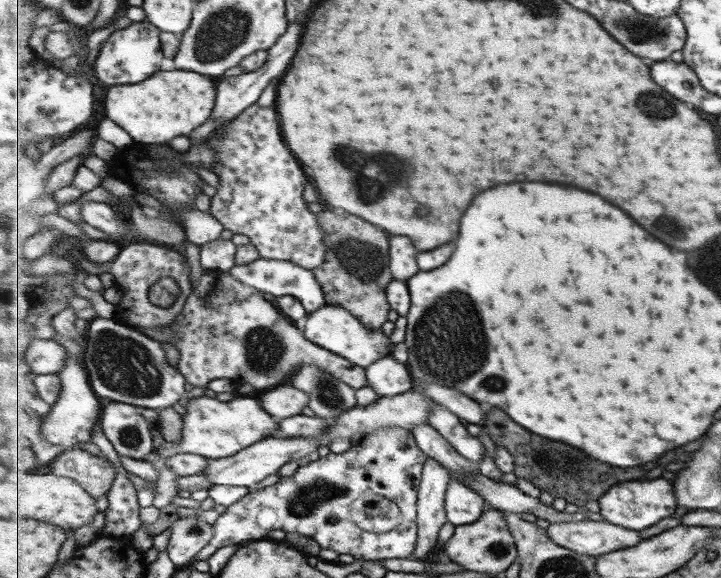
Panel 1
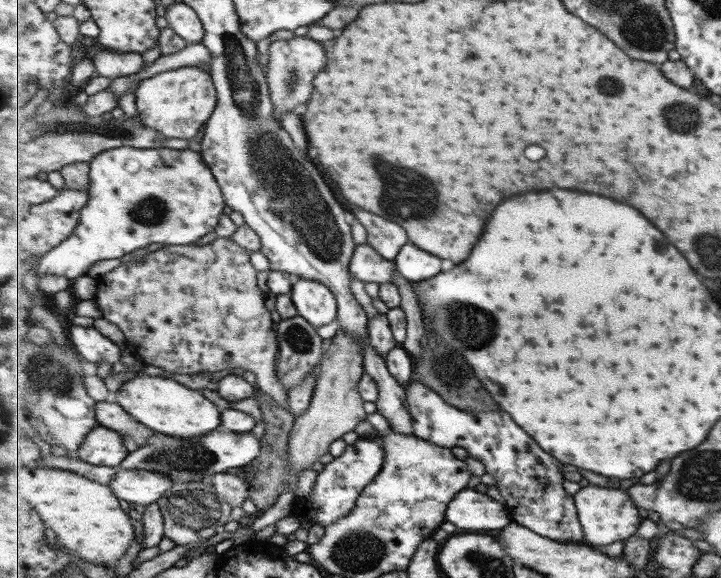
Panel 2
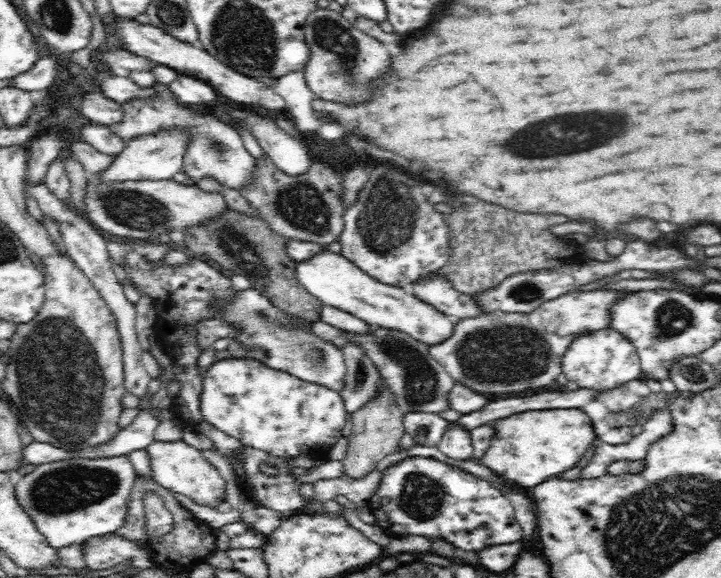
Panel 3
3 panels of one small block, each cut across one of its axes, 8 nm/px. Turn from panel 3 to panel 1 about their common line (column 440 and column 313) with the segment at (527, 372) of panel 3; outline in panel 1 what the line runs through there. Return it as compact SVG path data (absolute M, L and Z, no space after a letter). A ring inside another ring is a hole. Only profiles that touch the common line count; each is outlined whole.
M203 270L183 312L167 328L175 334L169 343L180 352L177 367L194 386L207 387L211 381L231 379L236 384L247 382L255 389L269 391L287 384L306 364L320 366L355 390L369 384L366 368L316 345L279 307L265 300L263 292L242 284L230 271Z

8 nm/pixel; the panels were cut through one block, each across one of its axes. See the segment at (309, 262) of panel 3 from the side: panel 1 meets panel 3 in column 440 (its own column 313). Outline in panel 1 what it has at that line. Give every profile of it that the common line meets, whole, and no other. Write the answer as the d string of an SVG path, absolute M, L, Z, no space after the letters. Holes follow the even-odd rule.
M326 305L309 313L304 324L304 332L309 340L315 341L316 345L339 353L339 356L347 357L353 364L363 368L370 367L386 356L391 357L393 350L393 342L389 336L381 333L380 330L372 331L367 328L362 320L341 306Z

